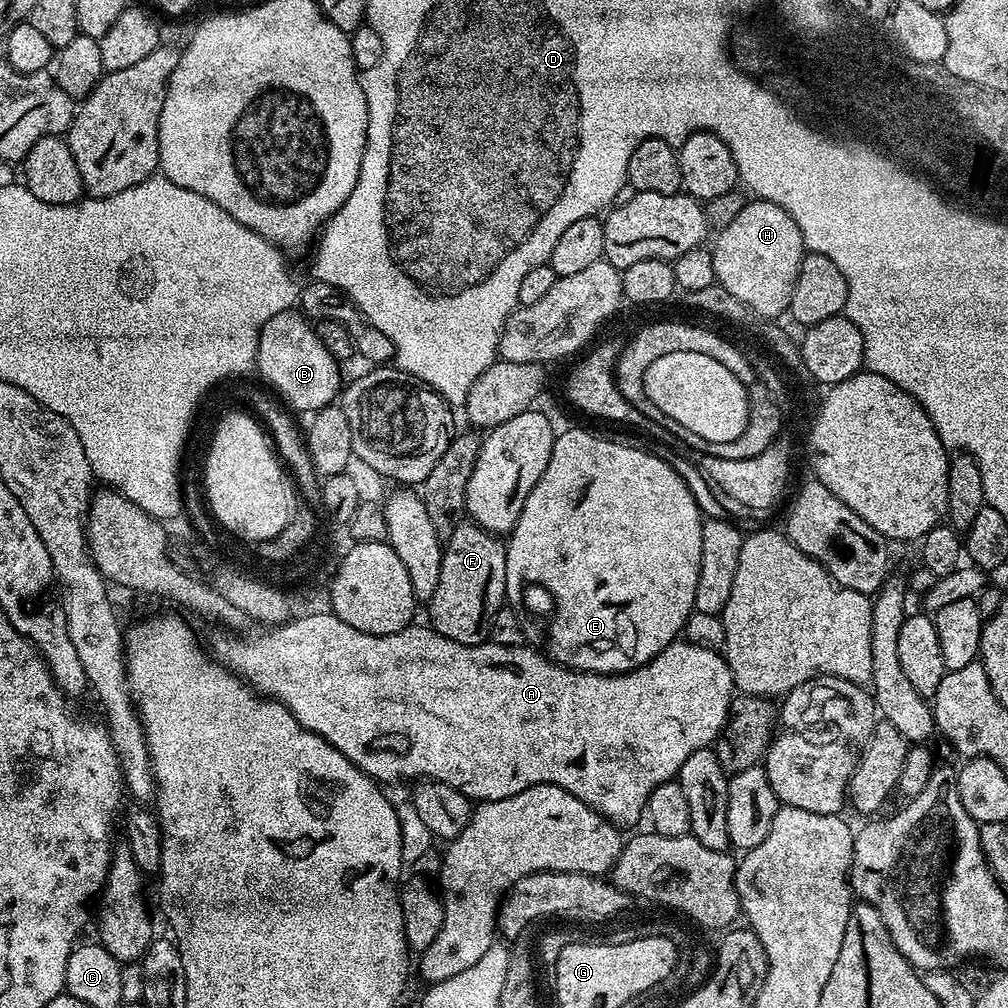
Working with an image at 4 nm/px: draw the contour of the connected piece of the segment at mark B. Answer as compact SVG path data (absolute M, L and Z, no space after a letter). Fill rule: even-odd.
M296 310L274 314L274 318L262 326L256 351L256 368L264 375L263 383L297 413L315 414L321 408L329 407L342 388L341 365L326 350L326 346L322 346L308 317Z

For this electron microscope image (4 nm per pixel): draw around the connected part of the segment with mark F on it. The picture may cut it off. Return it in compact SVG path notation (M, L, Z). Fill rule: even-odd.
M464 518L452 527L452 532L443 541L440 557L442 574L438 574L438 586L434 589L434 598L426 601L430 627L438 634L450 638L459 644L483 644L489 639L488 627L492 625L494 614L505 607L506 597L506 548L495 535L484 531L471 519Z

